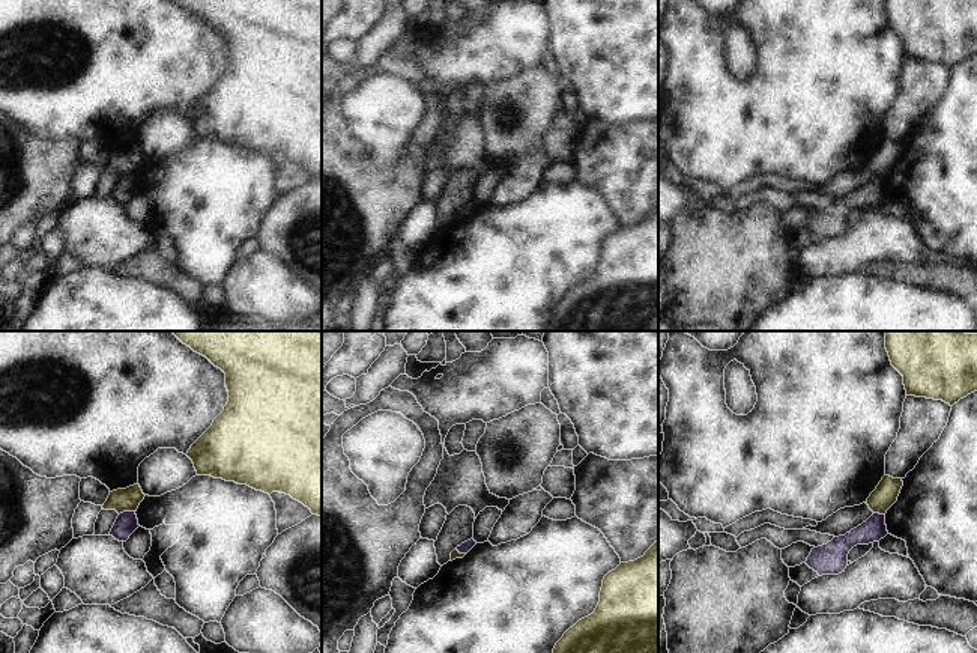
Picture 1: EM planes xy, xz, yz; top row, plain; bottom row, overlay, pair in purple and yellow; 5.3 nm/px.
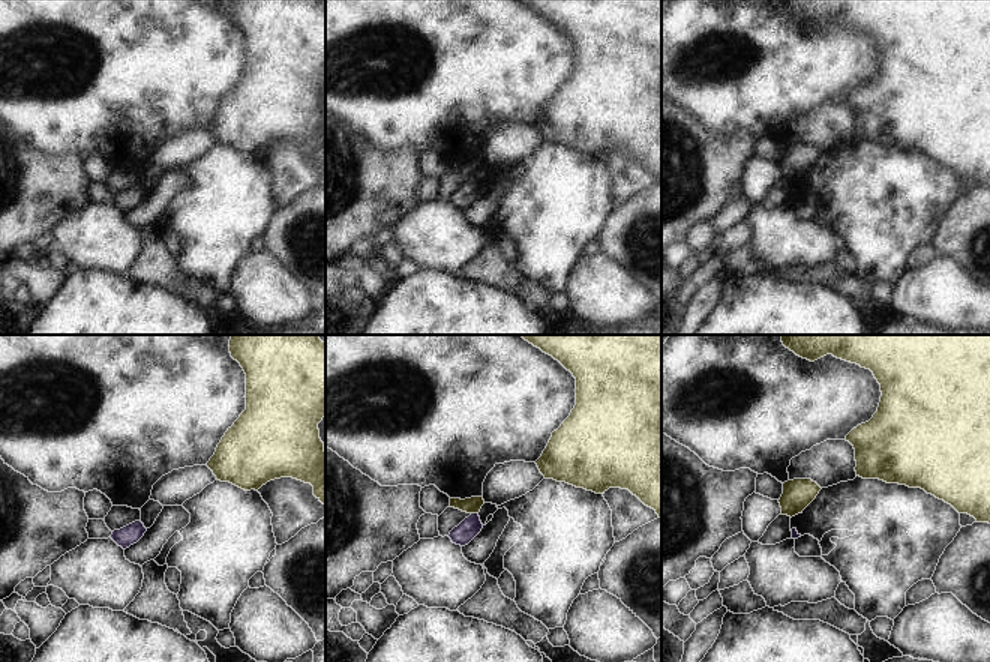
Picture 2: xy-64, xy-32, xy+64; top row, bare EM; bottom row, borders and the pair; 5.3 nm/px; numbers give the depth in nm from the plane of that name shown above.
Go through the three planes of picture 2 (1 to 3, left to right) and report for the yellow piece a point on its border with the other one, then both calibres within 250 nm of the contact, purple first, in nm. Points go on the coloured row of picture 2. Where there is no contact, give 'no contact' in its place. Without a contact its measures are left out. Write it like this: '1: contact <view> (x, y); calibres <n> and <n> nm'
1: no contact
2: contact xy-32 (474, 514); calibres 110 and 90 nm
3: no contact

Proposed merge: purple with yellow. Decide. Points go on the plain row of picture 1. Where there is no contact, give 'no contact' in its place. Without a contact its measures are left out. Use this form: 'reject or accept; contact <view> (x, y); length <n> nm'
reject; contact xy (127, 175); length 90 nm

